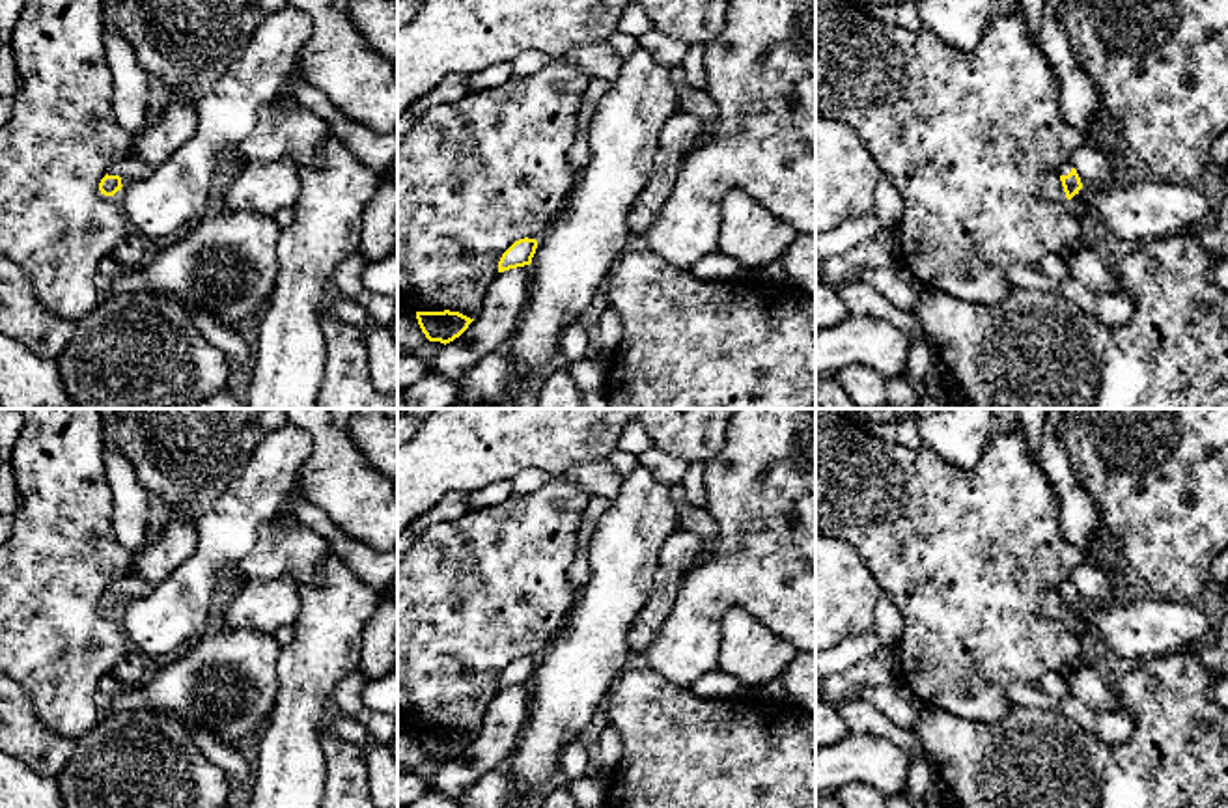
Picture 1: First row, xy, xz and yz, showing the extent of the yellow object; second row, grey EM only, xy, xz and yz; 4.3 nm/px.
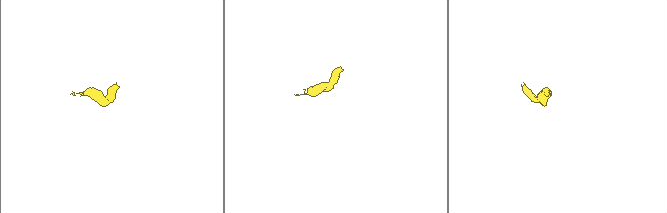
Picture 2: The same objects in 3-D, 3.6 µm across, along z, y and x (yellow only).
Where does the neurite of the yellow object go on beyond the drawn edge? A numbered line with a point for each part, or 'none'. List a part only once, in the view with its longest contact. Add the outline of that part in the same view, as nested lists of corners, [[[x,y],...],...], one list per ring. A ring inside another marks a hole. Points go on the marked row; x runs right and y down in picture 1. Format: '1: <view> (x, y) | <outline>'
1: xy (131, 168) | [[[129,157],[123,159],[121,162],[118,162],[116,166],[110,168],[108,175],[119,175],[121,177],[121,185],[129,185],[136,179],[147,177],[153,174],[153,166],[149,166],[147,162],[144,162],[138,157]]]

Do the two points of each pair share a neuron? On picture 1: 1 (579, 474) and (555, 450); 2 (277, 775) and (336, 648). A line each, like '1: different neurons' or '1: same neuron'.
1: different neurons
2: same neuron

